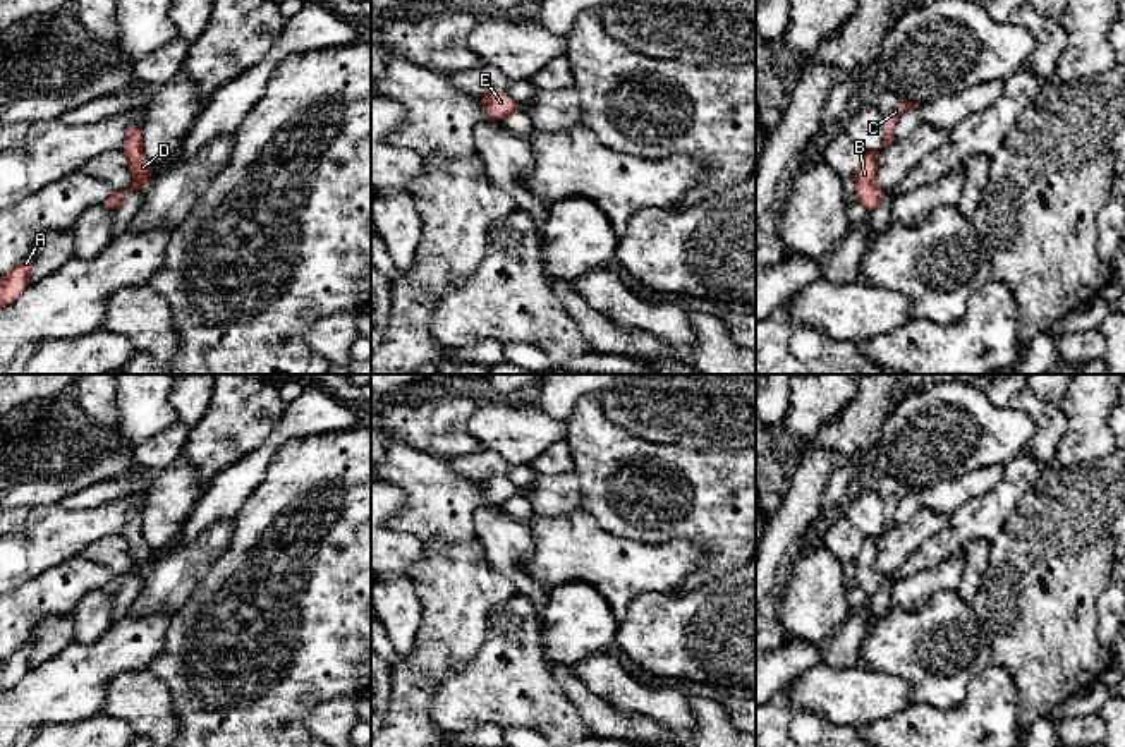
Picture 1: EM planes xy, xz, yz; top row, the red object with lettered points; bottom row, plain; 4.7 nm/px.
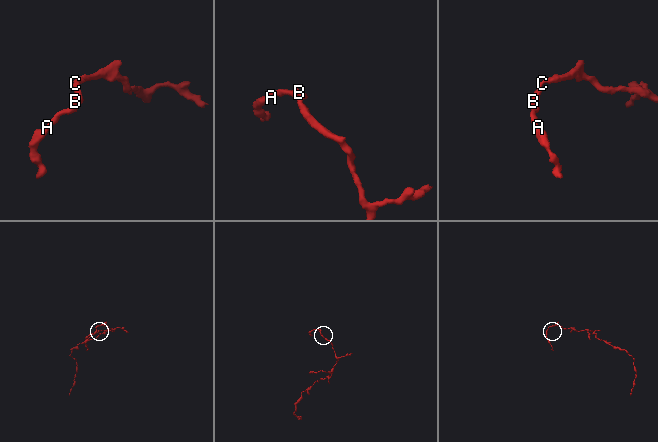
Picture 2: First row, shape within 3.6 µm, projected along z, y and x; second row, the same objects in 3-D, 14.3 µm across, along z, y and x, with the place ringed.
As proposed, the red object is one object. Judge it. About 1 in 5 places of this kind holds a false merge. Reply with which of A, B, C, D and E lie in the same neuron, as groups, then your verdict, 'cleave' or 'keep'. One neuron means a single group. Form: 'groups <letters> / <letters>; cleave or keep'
groups A B C D E; keep

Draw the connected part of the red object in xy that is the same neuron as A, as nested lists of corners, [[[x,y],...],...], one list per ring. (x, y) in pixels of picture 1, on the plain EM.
[[[27,639],[15,653],[0,661],[0,694],[12,689],[29,670],[33,641]]]

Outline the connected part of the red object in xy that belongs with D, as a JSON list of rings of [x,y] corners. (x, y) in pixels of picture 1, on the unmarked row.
[[[136,507],[131,508],[122,534],[134,560],[134,568],[129,574],[115,575],[101,587],[101,591],[110,596],[120,591],[129,575],[143,574],[155,555],[143,536],[141,512]]]

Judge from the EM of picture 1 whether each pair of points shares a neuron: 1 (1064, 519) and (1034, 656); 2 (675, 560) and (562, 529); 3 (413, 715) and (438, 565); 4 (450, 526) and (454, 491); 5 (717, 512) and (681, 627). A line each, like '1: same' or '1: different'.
1: same
2: same
3: same
4: same
5: different

